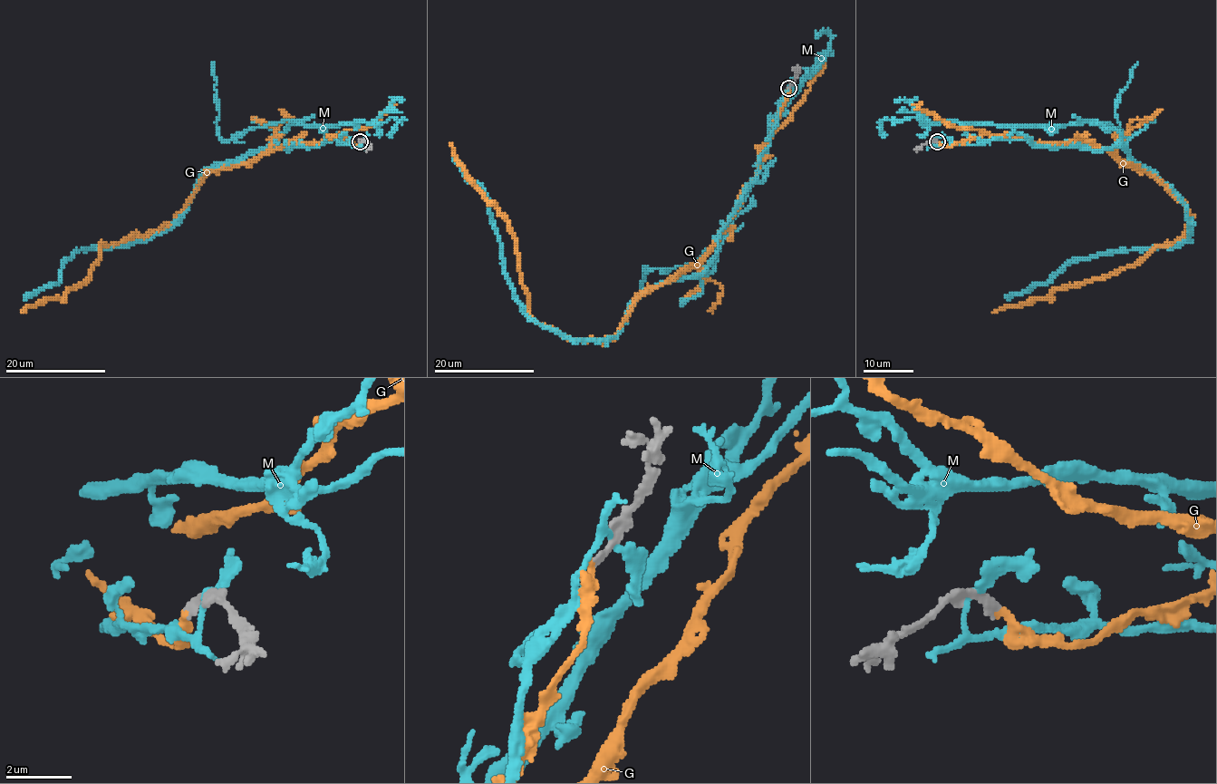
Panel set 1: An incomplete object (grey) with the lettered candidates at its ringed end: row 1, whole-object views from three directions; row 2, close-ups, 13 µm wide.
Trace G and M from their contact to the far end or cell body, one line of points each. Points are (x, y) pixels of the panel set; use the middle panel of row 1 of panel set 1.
G: (788, 88), (758, 175), (713, 246), (651, 286), (604, 340), (562, 337), (533, 317), (507, 219), (449, 143)
M: (792, 84), (718, 252), (645, 288), (614, 336), (576, 340), (533, 320), (490, 201), (452, 156)

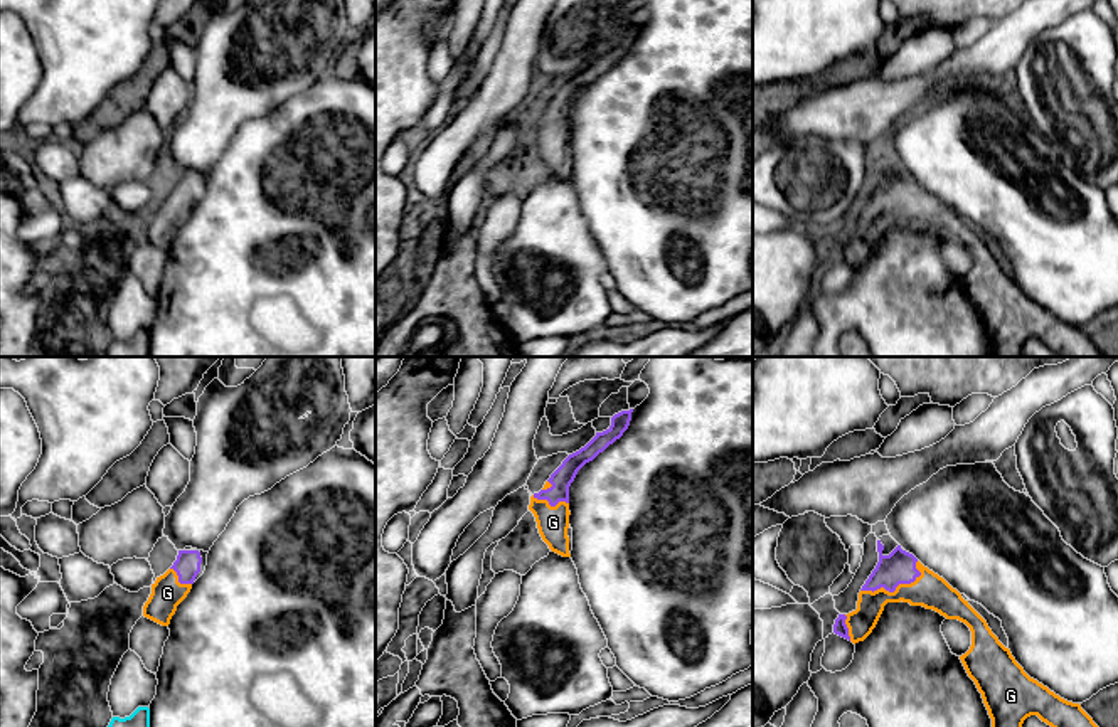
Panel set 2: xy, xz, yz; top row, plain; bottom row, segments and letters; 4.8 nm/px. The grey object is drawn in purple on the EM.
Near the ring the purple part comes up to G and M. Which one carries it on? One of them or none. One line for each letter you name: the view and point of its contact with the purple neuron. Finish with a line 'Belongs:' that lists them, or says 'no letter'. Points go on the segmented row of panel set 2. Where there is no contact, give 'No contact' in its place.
G: Touches purple at yz (896, 586)
Belongs: G

